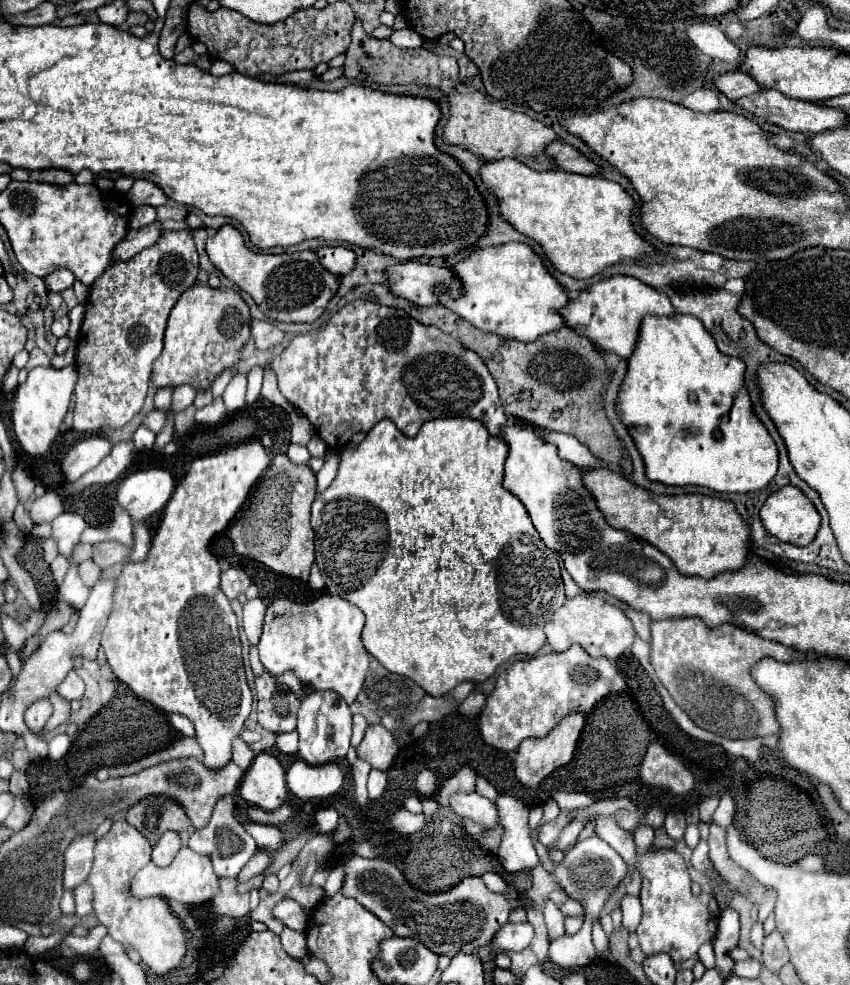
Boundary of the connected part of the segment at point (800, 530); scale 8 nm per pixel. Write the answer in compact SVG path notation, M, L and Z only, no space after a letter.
M792 485L778 489L764 501L760 519L770 535L800 547L812 543L820 529L820 515L812 501Z

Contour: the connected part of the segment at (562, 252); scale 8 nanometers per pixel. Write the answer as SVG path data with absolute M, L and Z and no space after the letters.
M514 159L488 161L482 167L482 181L496 193L502 217L512 223L520 233L528 235L544 247L546 257L554 263L560 273L574 279L592 279L604 273L610 265L620 261L644 261L646 257L658 255L656 247L644 241L632 225L632 215L636 211L634 199L624 191L622 185L608 181L604 177L584 177L568 171L534 171Z

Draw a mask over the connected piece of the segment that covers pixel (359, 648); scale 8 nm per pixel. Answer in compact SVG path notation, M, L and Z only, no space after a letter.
M322 593L312 601L300 603L292 599L290 595L276 595L272 603L266 609L262 637L258 643L260 649L260 661L272 675L284 675L284 673L296 673L300 677L300 683L310 689L332 689L336 691L348 705L356 701L358 693L362 691L366 673L368 673L368 651L362 645L362 629L364 629L364 615L358 607L348 603L346 599L340 599L338 595Z

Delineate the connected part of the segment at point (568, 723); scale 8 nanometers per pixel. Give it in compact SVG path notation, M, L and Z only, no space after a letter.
M580 709L570 711L564 719L560 719L560 723L550 731L548 737L544 739L524 739L516 751L516 759L514 759L514 773L518 777L518 781L526 787L538 787L540 781L550 775L554 769L564 767L576 749L576 741L580 737L584 725L584 713Z

